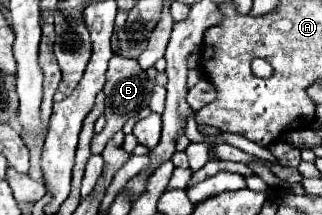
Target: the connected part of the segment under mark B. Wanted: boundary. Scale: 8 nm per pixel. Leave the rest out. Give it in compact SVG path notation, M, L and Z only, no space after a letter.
M113 55L111 61L109 61L109 69L107 69L107 83L103 87L103 93L105 93L105 117L107 117L107 125L101 133L97 133L93 137L93 143L91 143L91 153L93 155L101 155L107 141L123 129L125 121L129 117L133 117L137 111L141 111L143 107L147 107L149 103L149 97L151 97L151 91L153 91L153 83L147 79L147 73L143 69L139 69L139 63L135 59L123 59L123 57L117 57Z

